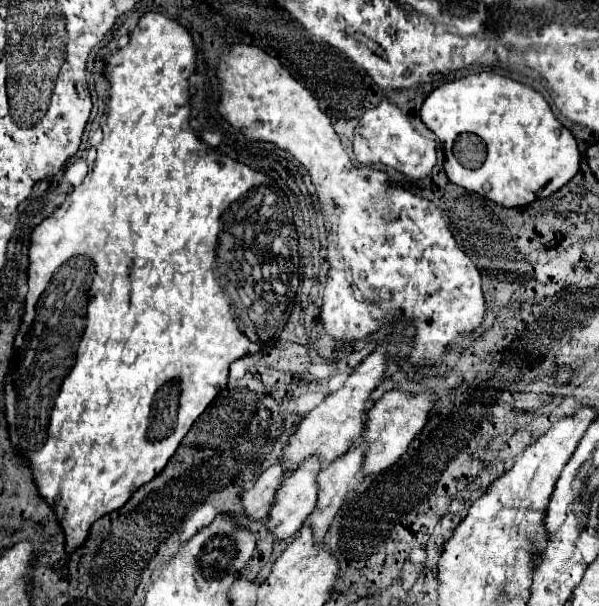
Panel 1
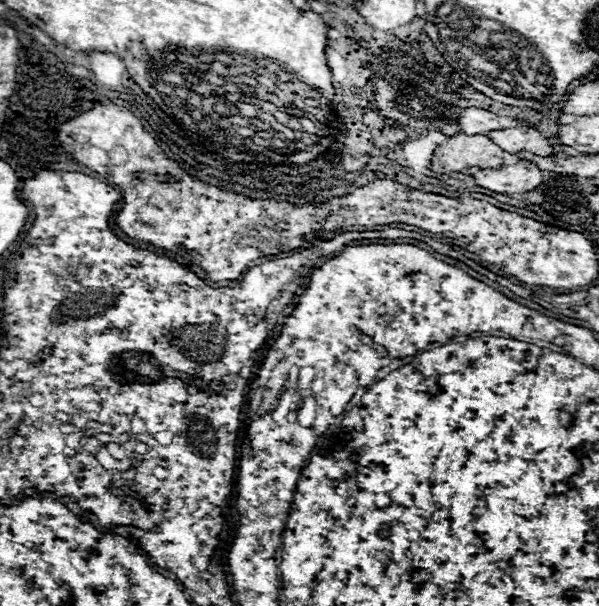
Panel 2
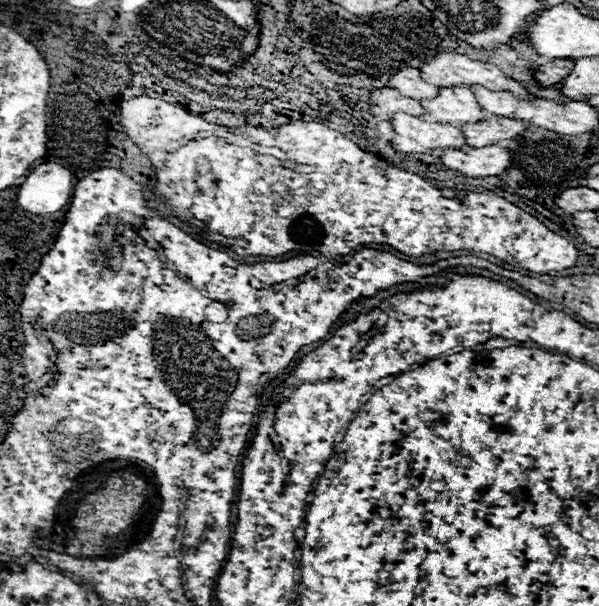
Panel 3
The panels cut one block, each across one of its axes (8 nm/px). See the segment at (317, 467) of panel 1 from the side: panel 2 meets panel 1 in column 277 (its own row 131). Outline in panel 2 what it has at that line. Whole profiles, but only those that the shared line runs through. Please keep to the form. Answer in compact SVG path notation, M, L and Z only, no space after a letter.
M528 126L494 130L488 134L488 138L508 154L518 154L518 152L532 152L538 156L552 156L554 154L552 144L538 130L528 128Z

